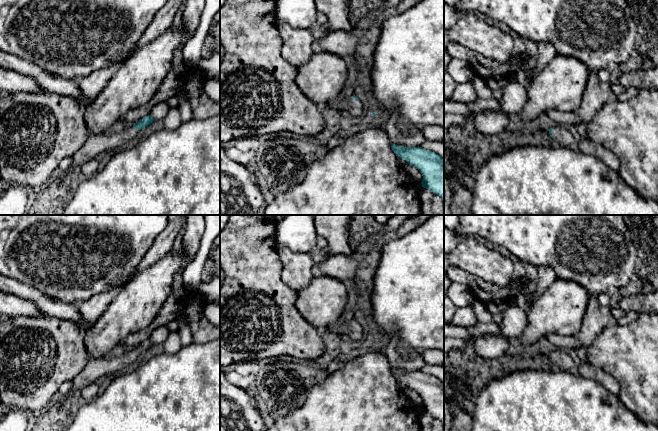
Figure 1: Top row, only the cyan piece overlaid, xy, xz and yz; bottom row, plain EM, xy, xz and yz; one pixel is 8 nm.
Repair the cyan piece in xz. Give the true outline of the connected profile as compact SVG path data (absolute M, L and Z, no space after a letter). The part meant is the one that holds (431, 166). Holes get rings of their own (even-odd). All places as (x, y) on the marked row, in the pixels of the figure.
M390 143L392 150L401 159L405 160L408 164L416 167L423 176L421 182L422 187L430 190L434 194L439 195L444 203L444 159L435 152L426 150L422 147L404 147Z

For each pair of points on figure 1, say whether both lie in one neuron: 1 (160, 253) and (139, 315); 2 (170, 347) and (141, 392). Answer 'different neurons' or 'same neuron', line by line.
1: different neurons
2: different neurons

